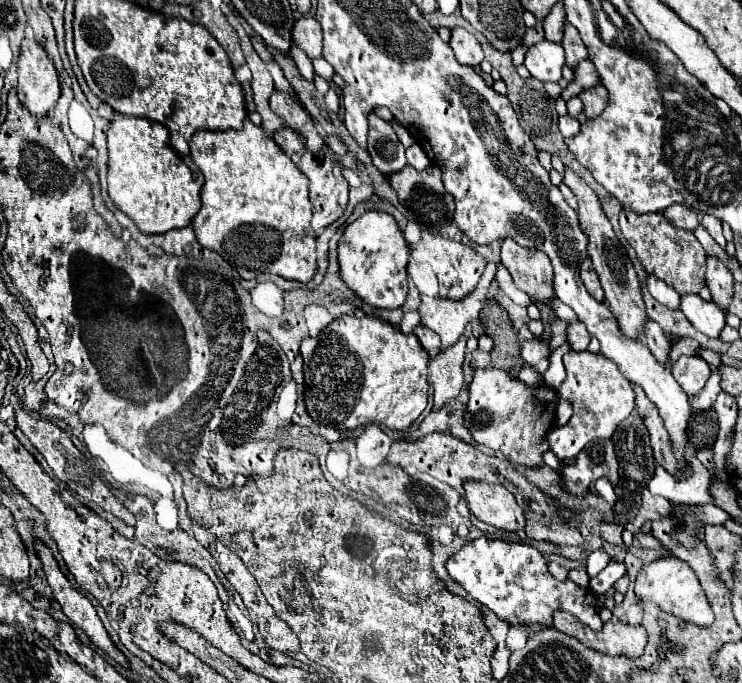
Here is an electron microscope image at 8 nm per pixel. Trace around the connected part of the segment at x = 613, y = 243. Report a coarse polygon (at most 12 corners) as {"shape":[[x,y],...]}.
{"shape":[[566,169],[604,299],[628,337],[648,319],[640,281],[596,193]]}

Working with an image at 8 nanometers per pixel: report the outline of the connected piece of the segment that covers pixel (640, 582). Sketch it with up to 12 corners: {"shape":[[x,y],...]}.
{"shape":[[678,557],[644,565],[634,591],[682,621],[714,613],[696,573]]}

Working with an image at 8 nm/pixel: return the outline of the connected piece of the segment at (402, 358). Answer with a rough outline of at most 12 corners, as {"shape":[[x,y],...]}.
{"shape":[[342,315],[300,351],[318,425],[406,431],[430,355]]}

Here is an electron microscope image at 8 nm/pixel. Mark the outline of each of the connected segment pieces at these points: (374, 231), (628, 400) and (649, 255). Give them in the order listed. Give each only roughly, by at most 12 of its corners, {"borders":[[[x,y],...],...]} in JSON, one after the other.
{"borders":[[[366,211],[338,243],[366,303],[406,301],[410,247],[392,215]],[[568,351],[558,397],[574,407],[550,451],[574,459],[634,411],[632,383],[602,353]],[[622,209],[644,269],[680,295],[704,285],[706,251],[662,213]]]}

